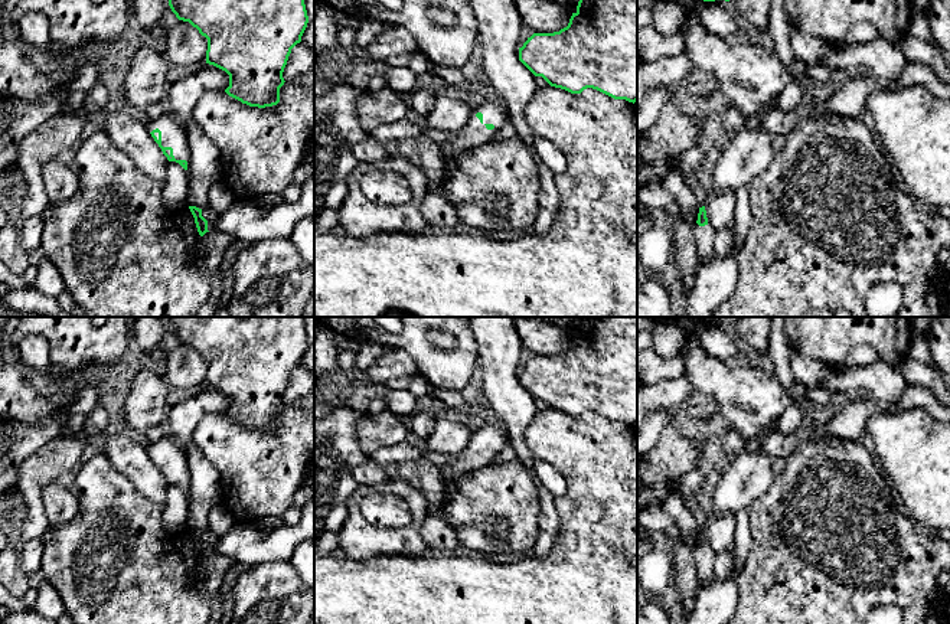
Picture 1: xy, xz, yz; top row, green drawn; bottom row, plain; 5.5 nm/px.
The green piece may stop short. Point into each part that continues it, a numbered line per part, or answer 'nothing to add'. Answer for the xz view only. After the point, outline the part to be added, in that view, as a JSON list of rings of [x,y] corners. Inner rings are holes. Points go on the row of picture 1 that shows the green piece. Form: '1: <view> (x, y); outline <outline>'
1: xz (473, 134); outline [[[489,95],[481,98],[467,121],[456,135],[440,144],[440,154],[444,164],[456,160],[458,154],[469,148],[479,147],[493,141],[493,135],[506,124],[506,111],[503,102]]]

